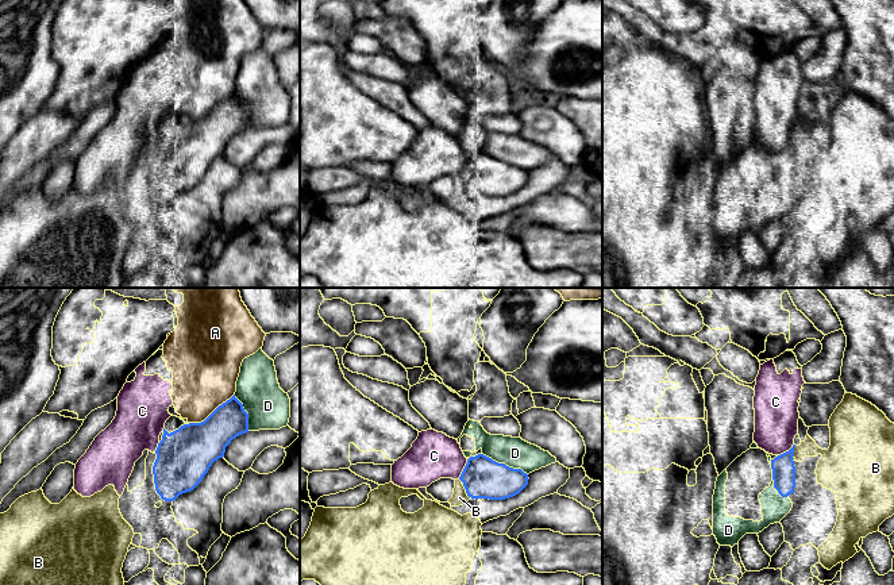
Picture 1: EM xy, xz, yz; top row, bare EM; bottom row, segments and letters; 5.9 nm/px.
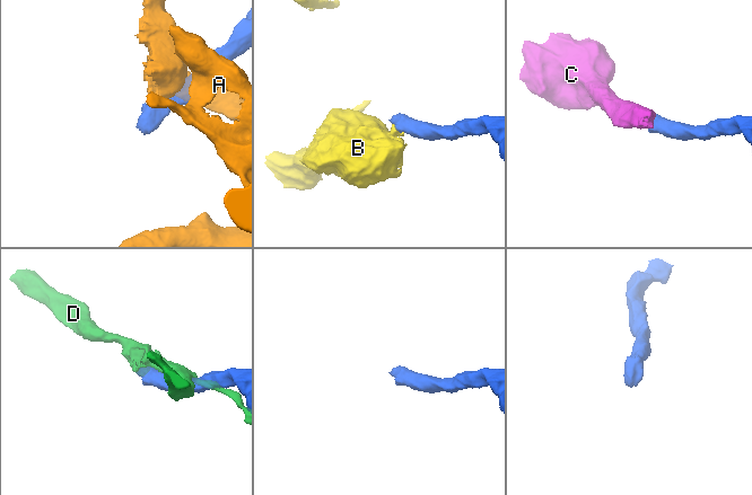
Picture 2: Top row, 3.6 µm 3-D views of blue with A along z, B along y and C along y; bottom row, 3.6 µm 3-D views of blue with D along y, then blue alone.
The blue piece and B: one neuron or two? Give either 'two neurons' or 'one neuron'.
two neurons

